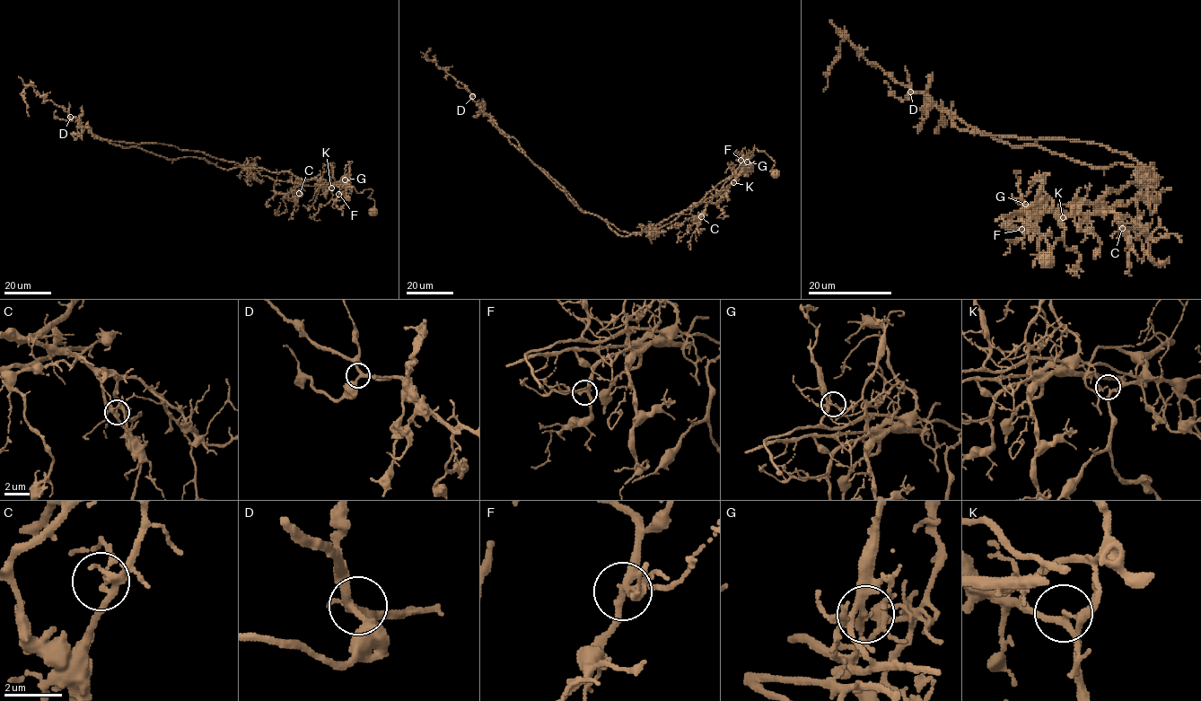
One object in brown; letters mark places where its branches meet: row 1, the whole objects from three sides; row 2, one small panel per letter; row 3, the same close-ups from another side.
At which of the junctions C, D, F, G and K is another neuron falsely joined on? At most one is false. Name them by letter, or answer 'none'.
K

